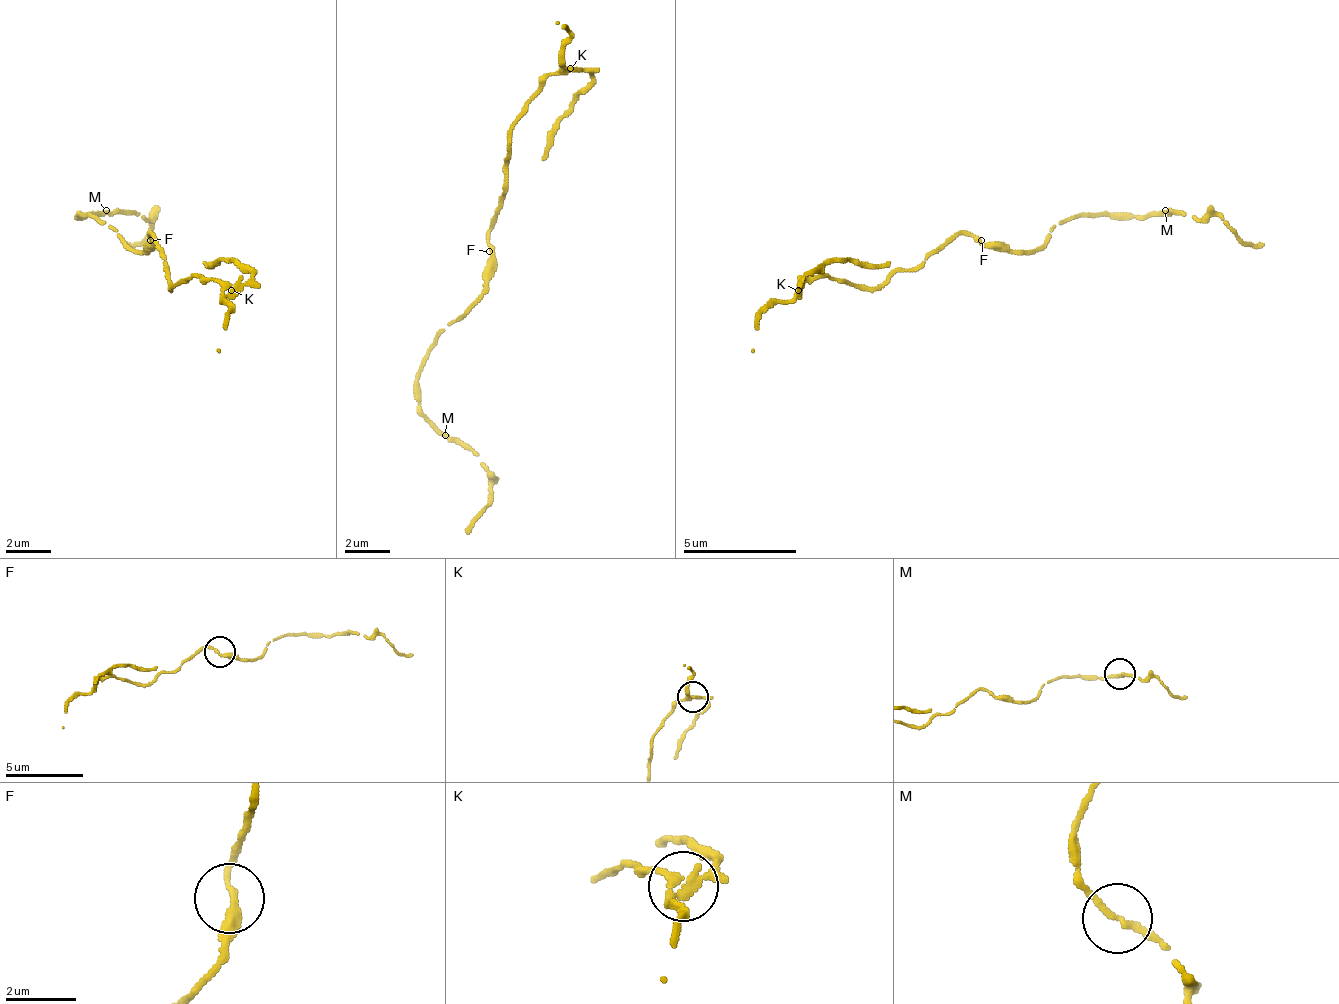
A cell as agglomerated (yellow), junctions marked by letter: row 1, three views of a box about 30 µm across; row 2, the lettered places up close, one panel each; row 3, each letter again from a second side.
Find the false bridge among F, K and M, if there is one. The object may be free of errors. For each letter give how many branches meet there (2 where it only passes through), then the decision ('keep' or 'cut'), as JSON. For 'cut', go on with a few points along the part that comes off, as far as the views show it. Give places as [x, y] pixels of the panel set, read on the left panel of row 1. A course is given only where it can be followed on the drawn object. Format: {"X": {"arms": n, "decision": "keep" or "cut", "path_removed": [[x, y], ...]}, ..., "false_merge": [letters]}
{"F": {"arms": 2, "decision": "keep"}, "K": {"arms": 4, "decision": "cut", "path_removed": [[230, 291], [247, 286], [252, 274], [218, 263], [201, 263]]}, "M": {"arms": 2, "decision": "keep"}, "false_merge": ["K"]}

